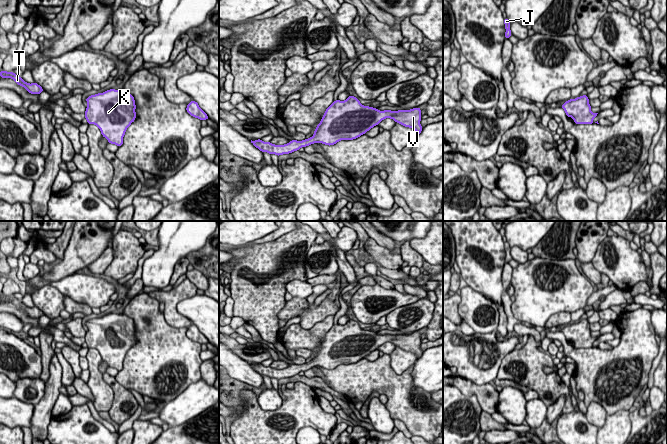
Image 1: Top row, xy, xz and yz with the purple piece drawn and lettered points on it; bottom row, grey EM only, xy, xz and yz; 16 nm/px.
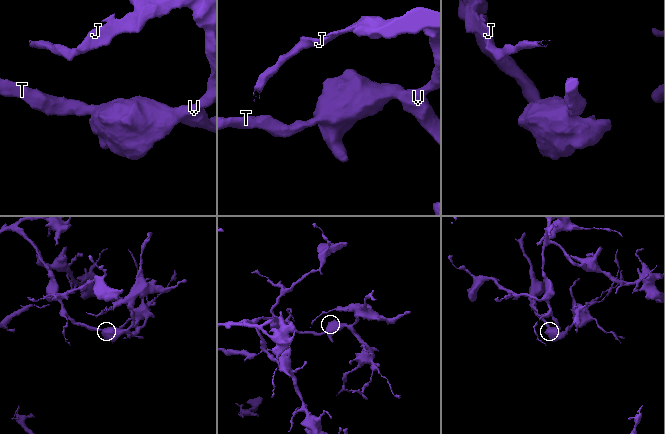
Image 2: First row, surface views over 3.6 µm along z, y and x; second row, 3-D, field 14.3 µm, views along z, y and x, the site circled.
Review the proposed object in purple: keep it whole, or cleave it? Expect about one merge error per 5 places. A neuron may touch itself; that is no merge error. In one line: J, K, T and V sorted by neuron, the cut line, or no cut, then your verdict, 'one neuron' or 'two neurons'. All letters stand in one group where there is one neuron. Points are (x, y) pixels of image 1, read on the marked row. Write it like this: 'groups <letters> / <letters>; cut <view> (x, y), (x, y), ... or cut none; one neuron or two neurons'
groups J K T V; cut none; one neuron

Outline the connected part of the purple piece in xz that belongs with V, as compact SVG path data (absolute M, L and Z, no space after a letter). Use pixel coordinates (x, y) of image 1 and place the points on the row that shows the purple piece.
M350 95L345 101L333 101L323 114L314 135L308 139L291 140L284 145L263 142L261 139L251 140L251 143L262 152L280 156L316 142L331 146L341 140L356 139L386 118L391 118L404 127L415 129L417 135L423 130L420 125L422 118L419 107L410 110L379 111L377 108L362 105L358 98Z

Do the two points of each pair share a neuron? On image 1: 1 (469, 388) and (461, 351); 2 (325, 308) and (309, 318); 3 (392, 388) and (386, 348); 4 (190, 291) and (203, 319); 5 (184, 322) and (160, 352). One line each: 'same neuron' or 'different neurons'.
1: different neurons
2: same neuron
3: different neurons
4: different neurons
5: different neurons

